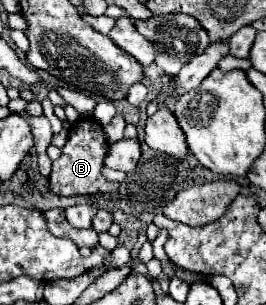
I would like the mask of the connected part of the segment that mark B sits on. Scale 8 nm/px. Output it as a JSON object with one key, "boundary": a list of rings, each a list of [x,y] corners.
{"boundary":[[[84,116],[76,120],[74,126],[70,128],[68,142],[62,148],[62,156],[52,162],[52,174],[48,176],[50,190],[58,196],[76,196],[76,194],[94,196],[94,194],[104,194],[104,192],[116,192],[120,188],[120,182],[110,182],[102,176],[106,152],[108,152],[108,142],[96,118]]]}

